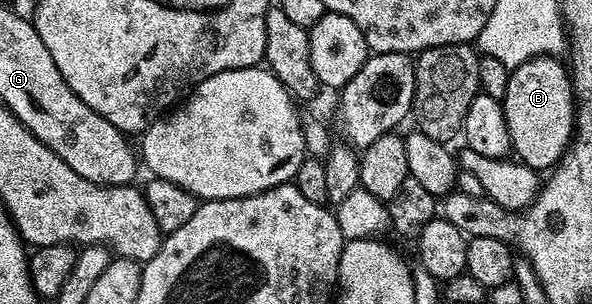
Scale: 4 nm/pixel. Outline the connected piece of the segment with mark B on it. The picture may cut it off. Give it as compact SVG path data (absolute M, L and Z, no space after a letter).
M536 56L512 69L507 82L503 107L511 152L534 170L560 164L575 136L575 93L570 73L559 63L556 57Z

